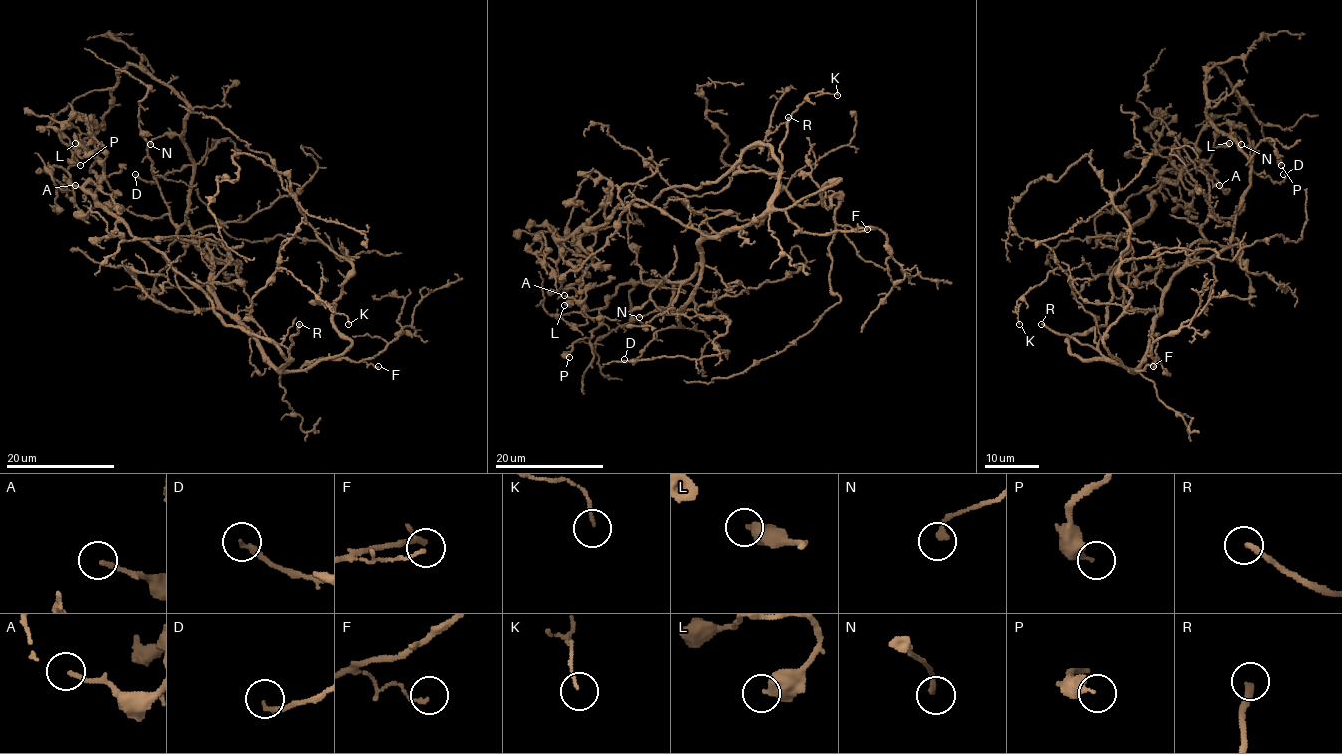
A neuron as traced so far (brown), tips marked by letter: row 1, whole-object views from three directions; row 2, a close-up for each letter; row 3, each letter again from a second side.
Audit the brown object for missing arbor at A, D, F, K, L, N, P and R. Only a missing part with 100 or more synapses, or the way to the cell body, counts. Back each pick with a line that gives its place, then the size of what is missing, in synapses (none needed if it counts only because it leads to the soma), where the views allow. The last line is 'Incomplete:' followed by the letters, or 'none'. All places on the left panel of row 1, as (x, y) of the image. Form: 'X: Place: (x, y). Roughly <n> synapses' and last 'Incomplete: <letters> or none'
R: Place: (299, 324)
Incomplete: R

